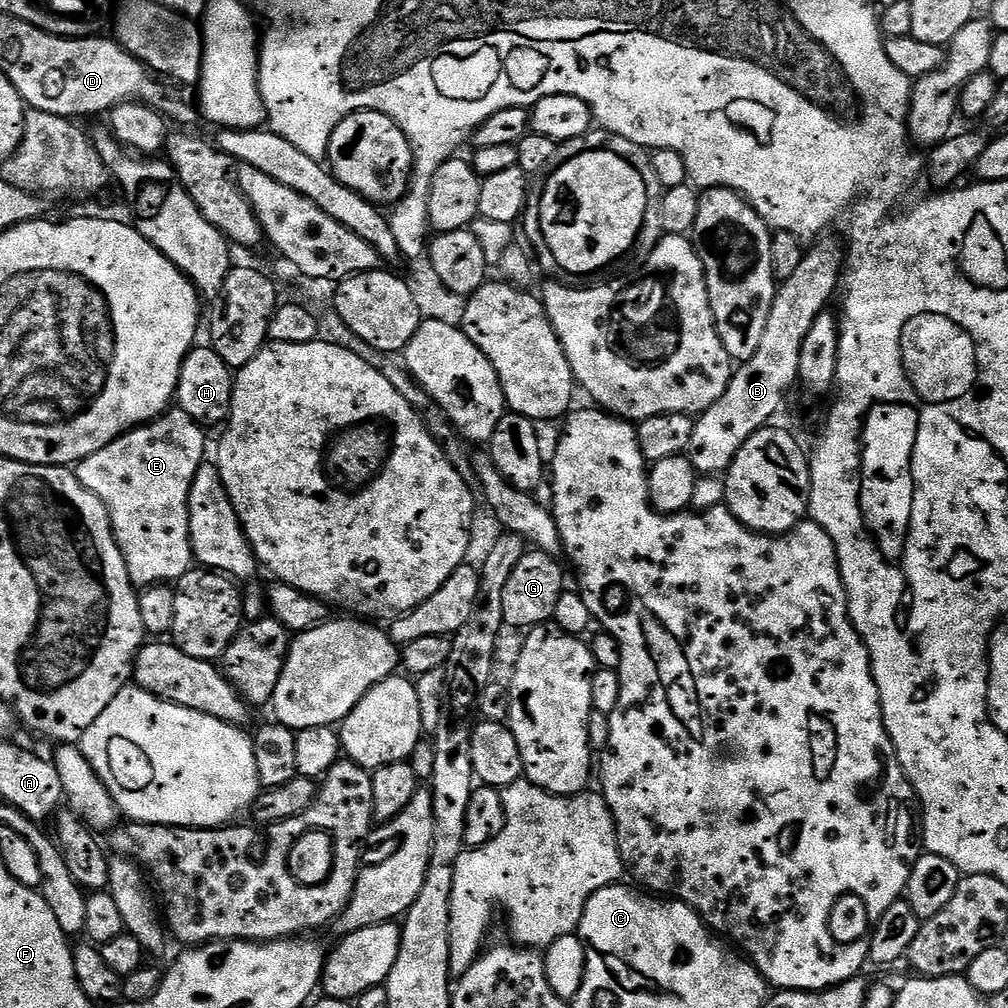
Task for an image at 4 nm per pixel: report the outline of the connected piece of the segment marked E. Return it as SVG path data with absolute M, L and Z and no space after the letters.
M179 408L121 434L110 446L75 465L78 482L104 504L133 588L171 585L193 571L188 499L192 480L205 463L205 429Z

